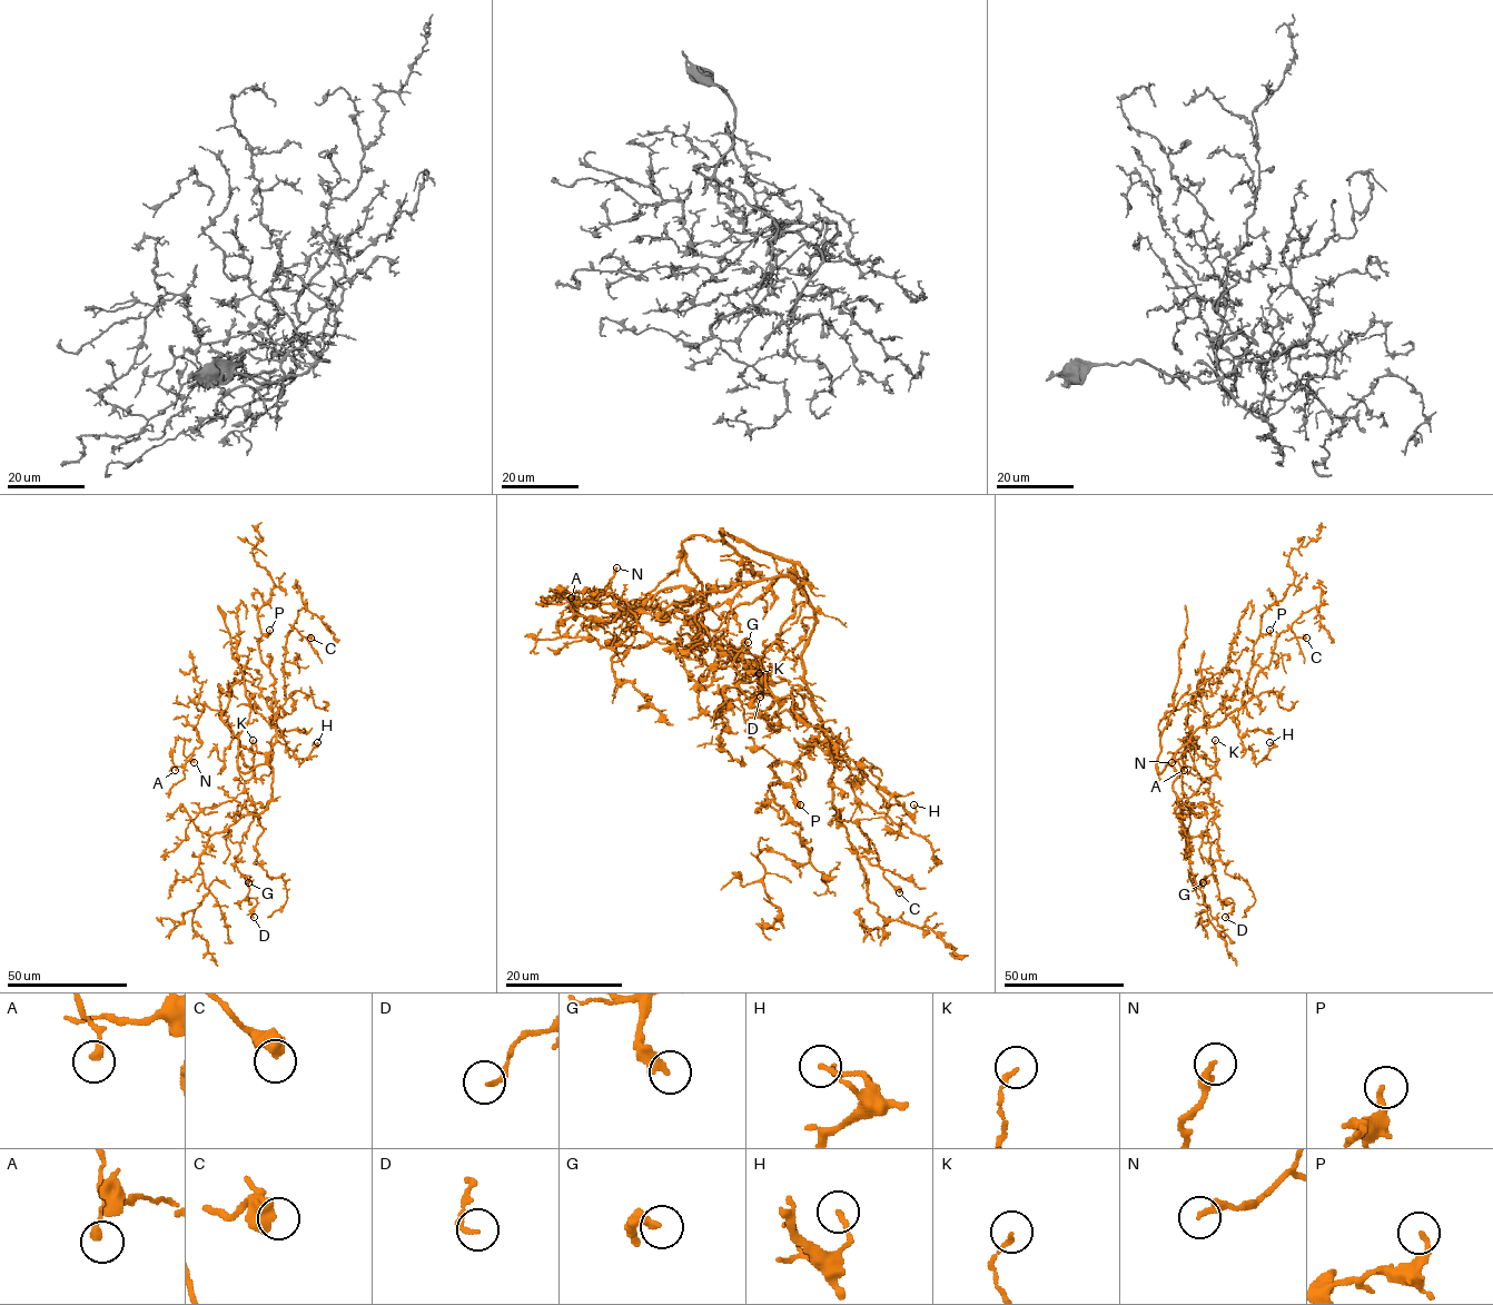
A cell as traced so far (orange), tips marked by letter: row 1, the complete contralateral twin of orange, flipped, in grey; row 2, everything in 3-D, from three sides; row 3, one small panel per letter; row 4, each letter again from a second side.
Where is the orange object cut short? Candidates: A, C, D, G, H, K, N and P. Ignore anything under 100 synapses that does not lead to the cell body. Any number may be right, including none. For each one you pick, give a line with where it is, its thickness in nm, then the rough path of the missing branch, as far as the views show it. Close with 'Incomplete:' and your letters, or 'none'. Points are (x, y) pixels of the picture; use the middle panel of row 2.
Incomplete: none

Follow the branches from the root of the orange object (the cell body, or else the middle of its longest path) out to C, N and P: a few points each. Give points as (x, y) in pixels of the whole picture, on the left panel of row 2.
C: (276, 739), (276, 729), (270, 727), (285, 702), (283, 664), (287, 636), (295, 629), (310, 638)
N: (276, 739), (266, 763), (241, 772), (238, 738), (205, 705), (195, 727), (201, 744), (186, 759), (194, 762)
P: (276, 739), (276, 729), (270, 727), (279, 709), (274, 679), (261, 659), (258, 645), (261, 635), (269, 630)

